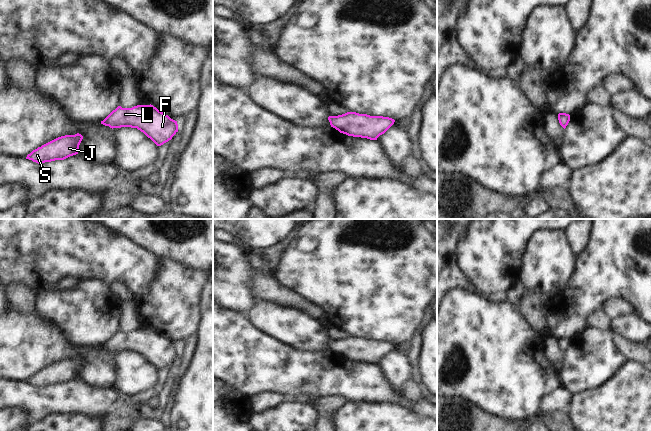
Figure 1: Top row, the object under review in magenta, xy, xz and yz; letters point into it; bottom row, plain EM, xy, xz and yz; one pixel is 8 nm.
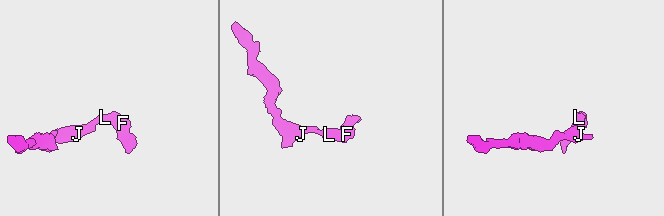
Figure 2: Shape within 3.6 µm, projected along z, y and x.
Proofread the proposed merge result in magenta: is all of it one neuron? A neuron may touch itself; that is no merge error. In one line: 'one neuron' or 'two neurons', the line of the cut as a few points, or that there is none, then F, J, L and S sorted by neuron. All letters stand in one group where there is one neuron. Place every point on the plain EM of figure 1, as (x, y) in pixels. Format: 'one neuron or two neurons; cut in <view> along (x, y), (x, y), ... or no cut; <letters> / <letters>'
one neuron; no cut; F J L S

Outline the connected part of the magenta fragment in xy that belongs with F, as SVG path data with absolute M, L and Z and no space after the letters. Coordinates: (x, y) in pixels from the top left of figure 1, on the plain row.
M137 329L132 332L118 330L101 348L110 352L137 352L157 370L172 363L178 356L177 345L159 335L153 329Z

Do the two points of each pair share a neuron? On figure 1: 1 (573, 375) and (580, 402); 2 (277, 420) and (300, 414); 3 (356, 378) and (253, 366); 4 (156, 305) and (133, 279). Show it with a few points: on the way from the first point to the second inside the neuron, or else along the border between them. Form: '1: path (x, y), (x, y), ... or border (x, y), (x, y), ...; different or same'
1: border (600, 385), (580, 393), (575, 393), (572, 396); different
2: path (283, 420), (294, 417); same
3: path (330, 374), (289, 372), (279, 368); same
4: border (157, 272), (151, 285), (135, 298); different

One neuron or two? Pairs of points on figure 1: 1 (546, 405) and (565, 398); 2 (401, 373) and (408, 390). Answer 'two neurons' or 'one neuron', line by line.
1: one neuron
2: two neurons

